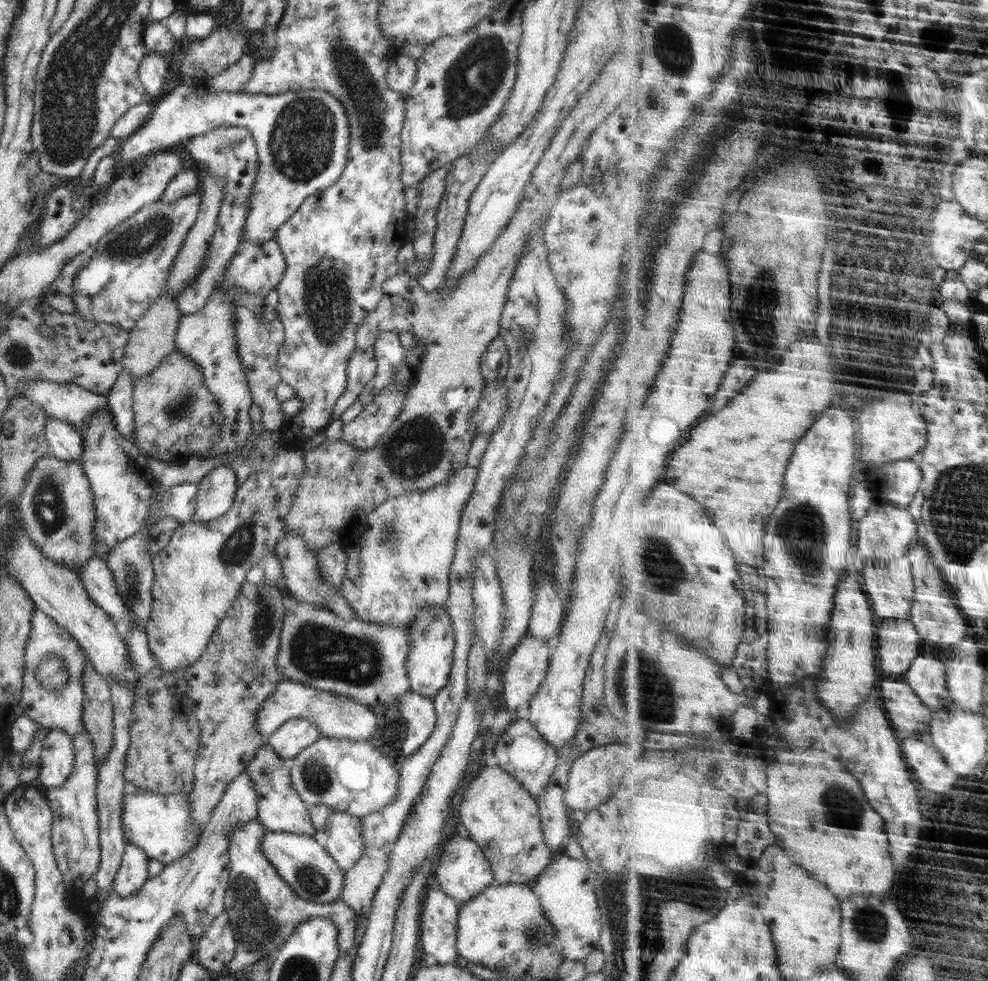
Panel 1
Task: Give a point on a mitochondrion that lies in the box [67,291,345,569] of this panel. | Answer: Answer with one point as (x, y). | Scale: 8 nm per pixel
(176, 410)

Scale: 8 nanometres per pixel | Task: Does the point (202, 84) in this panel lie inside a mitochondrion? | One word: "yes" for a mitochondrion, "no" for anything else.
no

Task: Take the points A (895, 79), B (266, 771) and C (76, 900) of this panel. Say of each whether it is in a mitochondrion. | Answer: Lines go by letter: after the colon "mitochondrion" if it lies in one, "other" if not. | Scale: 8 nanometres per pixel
A: other
B: mitochondrion
C: other

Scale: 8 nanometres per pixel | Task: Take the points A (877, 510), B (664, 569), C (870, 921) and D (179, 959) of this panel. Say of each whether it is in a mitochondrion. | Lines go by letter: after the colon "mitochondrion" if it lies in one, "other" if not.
A: other
B: mitochondrion
C: mitochondrion
D: other

